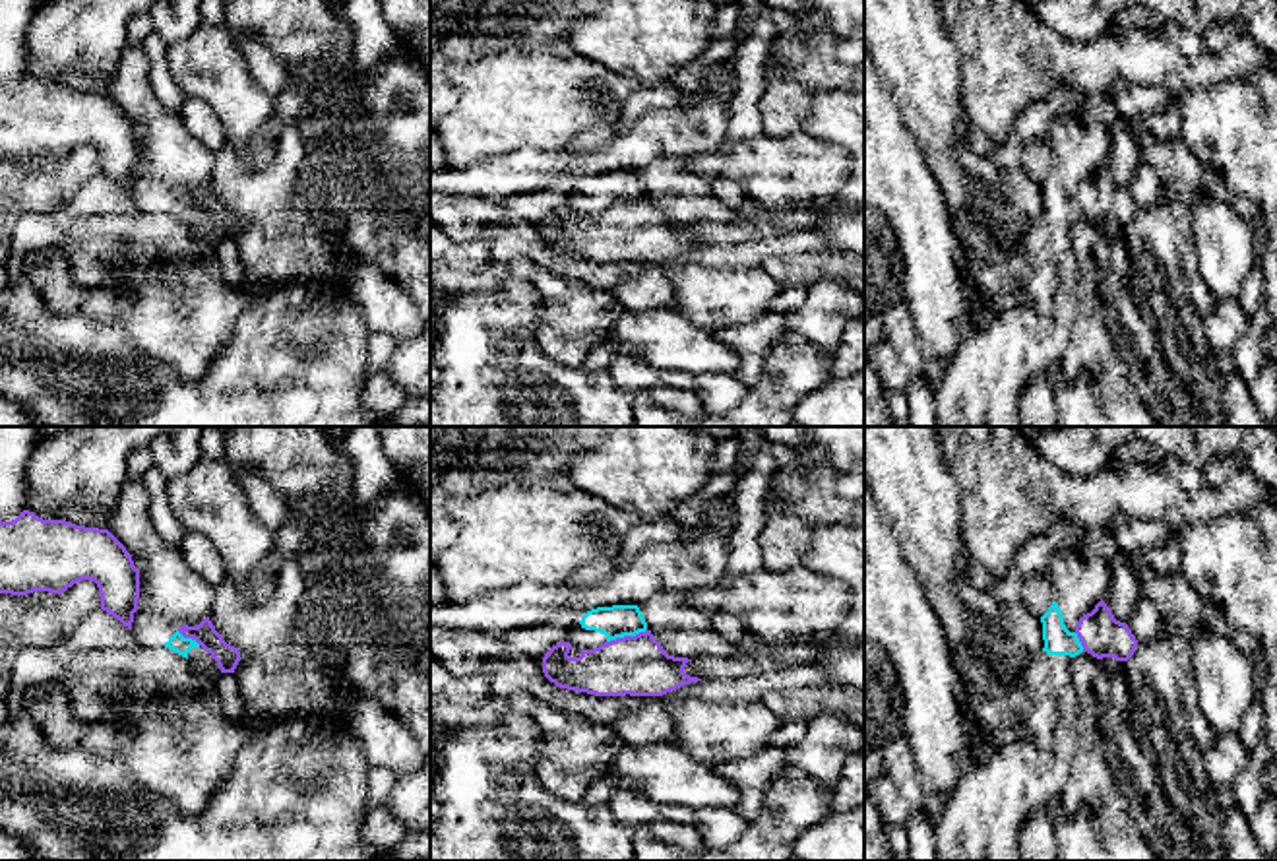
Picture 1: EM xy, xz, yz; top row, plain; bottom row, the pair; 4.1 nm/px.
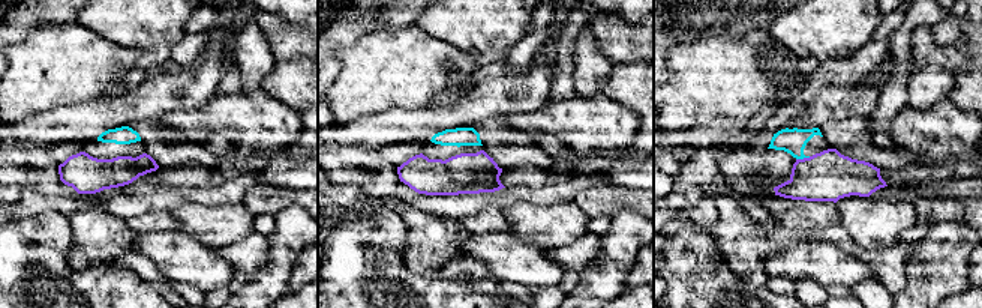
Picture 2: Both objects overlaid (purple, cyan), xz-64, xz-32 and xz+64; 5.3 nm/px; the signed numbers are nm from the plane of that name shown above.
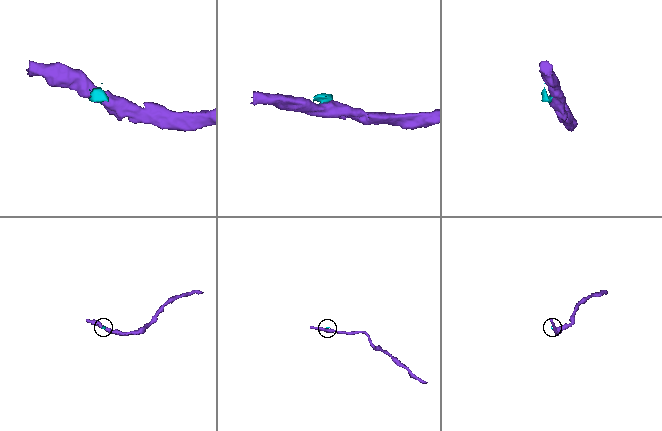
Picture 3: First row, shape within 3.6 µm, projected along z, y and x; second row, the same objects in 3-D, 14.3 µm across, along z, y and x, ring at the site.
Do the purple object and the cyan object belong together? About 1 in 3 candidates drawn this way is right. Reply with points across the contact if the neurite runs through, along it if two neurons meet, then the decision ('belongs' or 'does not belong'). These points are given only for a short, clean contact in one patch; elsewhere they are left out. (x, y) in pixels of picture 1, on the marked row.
along xz (646, 629), (607, 642) | does not belong

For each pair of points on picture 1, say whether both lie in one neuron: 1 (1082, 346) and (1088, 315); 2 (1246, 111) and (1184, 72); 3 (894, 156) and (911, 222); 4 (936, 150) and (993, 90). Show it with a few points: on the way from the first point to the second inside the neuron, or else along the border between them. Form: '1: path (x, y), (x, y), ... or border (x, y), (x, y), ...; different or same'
1: path (1088, 338), (1088, 322); same
2: border (1250, 72), (1219, 84), (1196, 86), (1177, 97); different
3: path (894, 171), (894, 179), (909, 196), (911, 206); same
4: border (960, 74), (960, 101), (967, 121); different

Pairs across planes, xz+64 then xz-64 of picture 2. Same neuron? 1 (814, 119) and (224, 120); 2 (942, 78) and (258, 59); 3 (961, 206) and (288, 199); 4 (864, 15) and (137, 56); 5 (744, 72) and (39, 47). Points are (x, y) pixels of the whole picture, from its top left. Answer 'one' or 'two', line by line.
1: two
2: one
3: one
4: two
5: one

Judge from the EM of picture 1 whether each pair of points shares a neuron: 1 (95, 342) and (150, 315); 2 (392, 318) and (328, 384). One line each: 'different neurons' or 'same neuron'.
1: different neurons
2: different neurons

